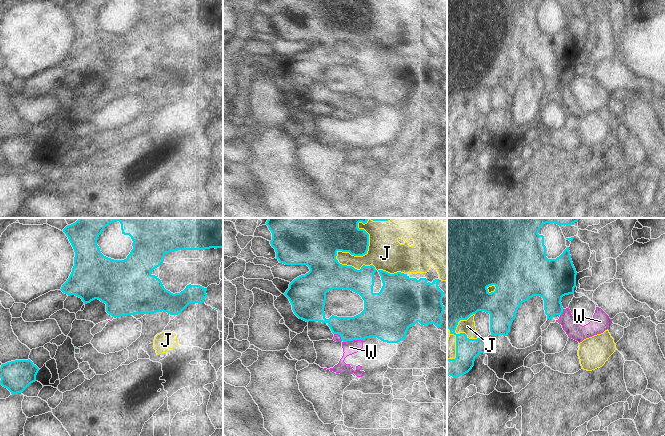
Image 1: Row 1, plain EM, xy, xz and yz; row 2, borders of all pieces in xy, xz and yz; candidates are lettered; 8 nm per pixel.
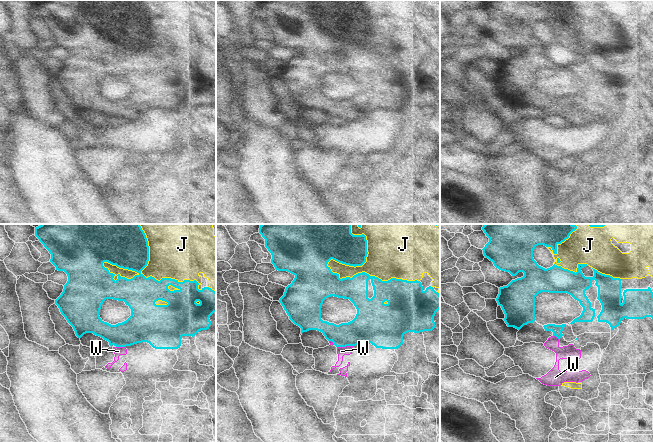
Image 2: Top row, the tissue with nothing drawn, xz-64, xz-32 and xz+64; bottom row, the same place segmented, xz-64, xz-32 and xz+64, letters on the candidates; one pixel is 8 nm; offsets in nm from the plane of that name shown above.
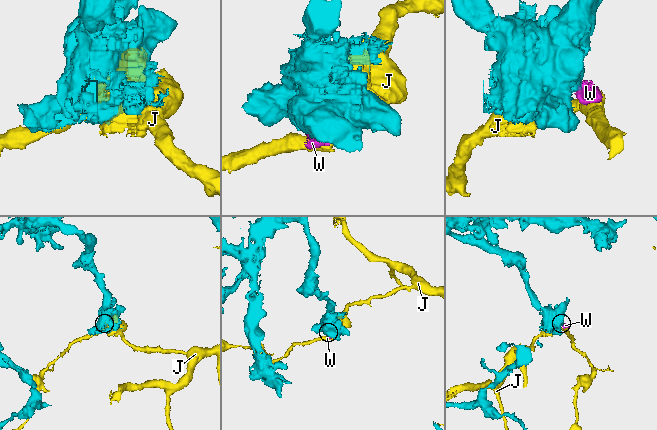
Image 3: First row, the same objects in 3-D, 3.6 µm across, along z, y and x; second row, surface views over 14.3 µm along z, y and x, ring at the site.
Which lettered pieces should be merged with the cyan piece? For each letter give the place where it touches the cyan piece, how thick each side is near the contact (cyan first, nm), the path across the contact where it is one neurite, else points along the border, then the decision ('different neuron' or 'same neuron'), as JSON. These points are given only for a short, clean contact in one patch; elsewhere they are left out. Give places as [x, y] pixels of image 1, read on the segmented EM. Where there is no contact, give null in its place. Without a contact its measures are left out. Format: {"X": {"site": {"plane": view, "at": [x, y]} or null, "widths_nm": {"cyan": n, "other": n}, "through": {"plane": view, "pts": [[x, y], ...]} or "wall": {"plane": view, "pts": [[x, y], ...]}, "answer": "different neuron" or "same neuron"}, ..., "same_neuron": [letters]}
{"J": {"site": {"plane": "xz", "at": [367, 266]}, "widths_nm": {"cyan": 200, "other": 280}, "answer": "different neuron"}, "W": {"site": {"plane": "xz", "at": [352, 340]}, "widths_nm": {"cyan": 280, "other": 110}, "wall": {"plane": "xz", "pts": [[362, 339], [343, 342]]}, "answer": "different neuron"}, "same_neuron": []}

